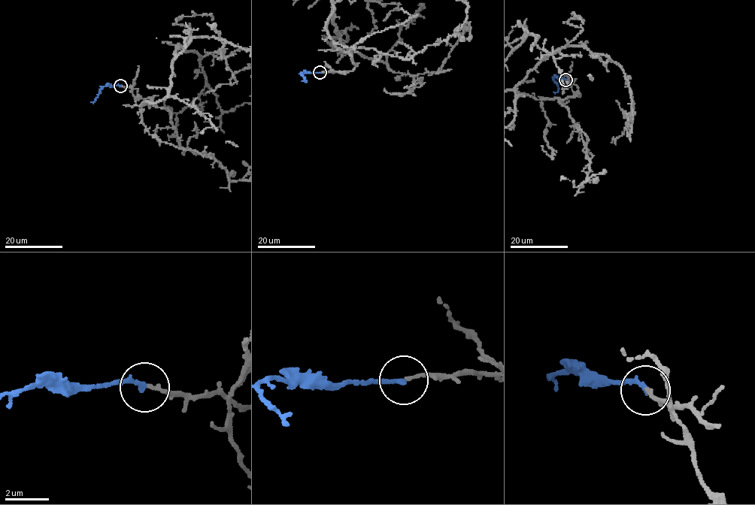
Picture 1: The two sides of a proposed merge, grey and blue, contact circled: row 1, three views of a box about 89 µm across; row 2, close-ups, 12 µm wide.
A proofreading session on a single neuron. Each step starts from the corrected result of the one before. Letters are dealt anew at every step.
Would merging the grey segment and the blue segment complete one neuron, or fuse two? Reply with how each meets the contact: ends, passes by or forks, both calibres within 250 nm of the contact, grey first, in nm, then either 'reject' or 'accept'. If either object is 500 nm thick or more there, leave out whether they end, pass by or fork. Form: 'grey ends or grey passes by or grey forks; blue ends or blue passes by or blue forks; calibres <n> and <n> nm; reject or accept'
grey ends; blue ends; calibres 140 and 200 nm; accept

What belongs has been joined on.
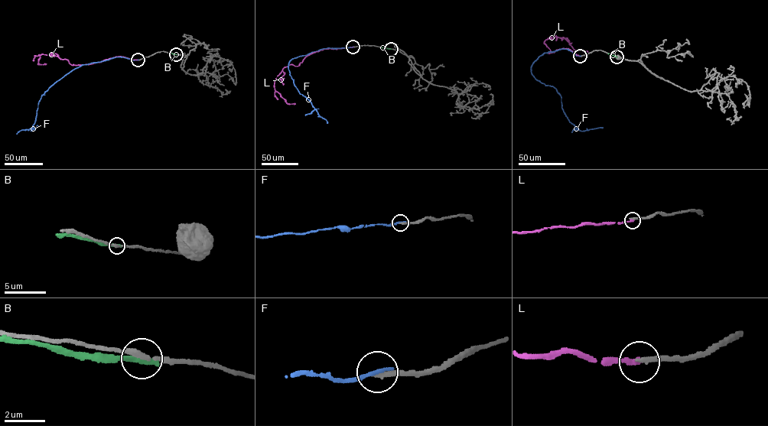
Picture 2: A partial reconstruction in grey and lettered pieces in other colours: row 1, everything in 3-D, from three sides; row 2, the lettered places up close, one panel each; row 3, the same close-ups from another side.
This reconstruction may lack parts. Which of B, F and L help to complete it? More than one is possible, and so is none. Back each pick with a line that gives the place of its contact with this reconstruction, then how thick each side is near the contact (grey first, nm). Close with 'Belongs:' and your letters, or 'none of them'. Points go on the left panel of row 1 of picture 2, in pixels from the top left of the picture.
Belongs: none of them

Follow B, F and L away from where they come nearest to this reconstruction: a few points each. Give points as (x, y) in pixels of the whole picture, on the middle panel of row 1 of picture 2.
B: (391, 49), (382, 47)
F: (353, 47), (323, 48), (293, 58), (288, 63), (294, 86), (327, 123)
L: (353, 47), (323, 49), (307, 56), (298, 66), (282, 69), (274, 89), (288, 104), (295, 103)

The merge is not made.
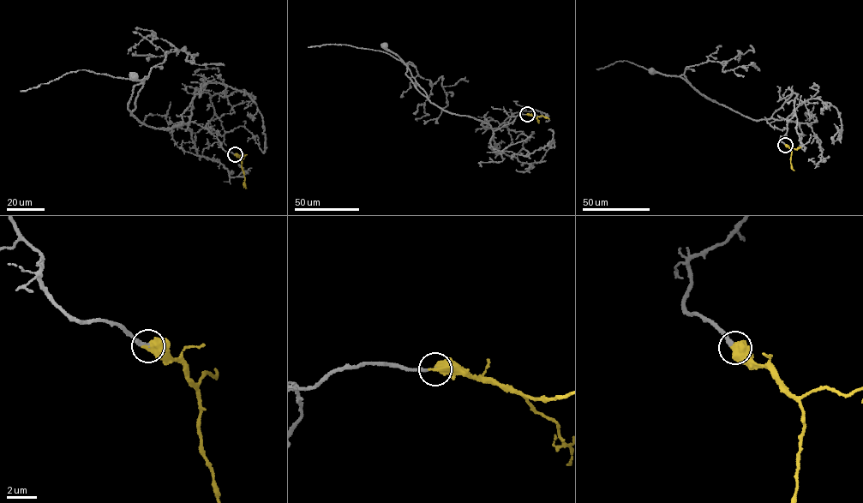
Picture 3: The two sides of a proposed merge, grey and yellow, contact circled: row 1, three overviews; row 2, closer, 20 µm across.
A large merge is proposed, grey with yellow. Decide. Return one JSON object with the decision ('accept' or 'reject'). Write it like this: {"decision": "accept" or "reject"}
{"decision": "accept"}

